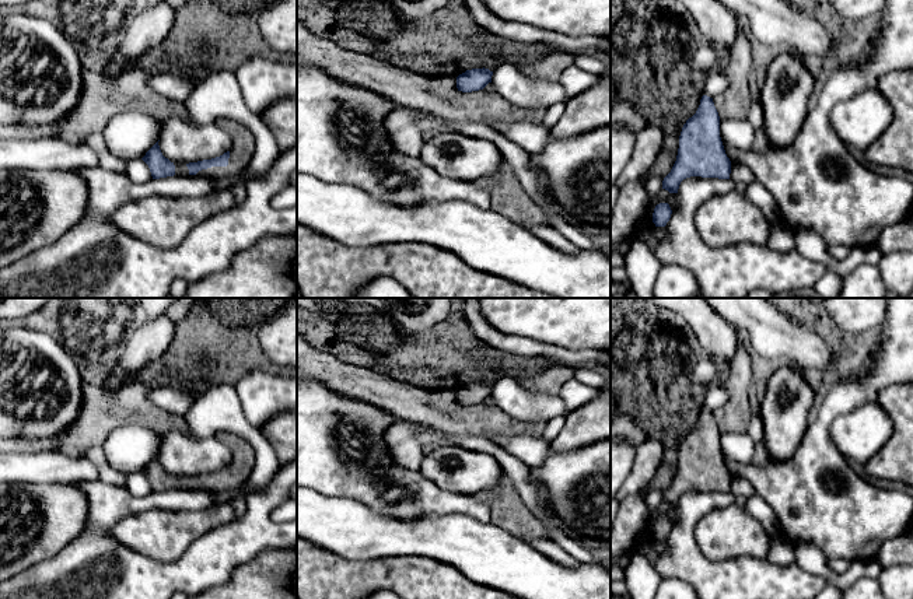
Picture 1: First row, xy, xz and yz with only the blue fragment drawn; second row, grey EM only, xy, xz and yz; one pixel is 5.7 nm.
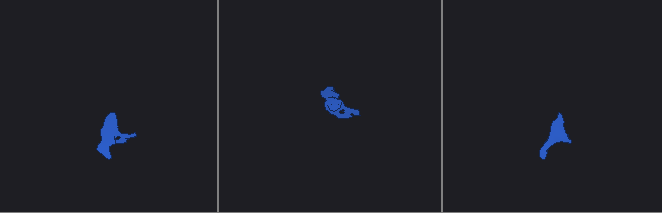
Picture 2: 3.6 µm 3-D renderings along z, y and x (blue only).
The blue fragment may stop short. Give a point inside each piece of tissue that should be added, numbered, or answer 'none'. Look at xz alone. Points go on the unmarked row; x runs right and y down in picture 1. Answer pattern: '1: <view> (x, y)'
1: xz (405, 402)

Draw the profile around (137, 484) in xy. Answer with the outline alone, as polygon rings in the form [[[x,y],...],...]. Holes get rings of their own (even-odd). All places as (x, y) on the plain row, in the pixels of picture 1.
[[[141,472],[127,476],[126,487],[136,498],[143,498],[153,493],[148,479]]]

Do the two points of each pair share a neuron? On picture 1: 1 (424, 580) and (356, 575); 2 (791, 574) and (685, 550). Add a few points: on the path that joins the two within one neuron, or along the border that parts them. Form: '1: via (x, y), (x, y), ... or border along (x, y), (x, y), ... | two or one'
1: via (408, 577), (373, 575) | one
2: via (765, 577), (712, 577) | one

